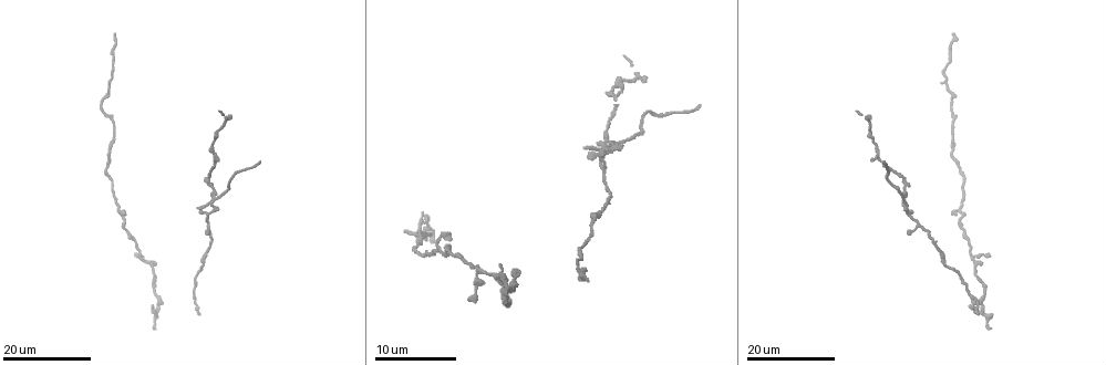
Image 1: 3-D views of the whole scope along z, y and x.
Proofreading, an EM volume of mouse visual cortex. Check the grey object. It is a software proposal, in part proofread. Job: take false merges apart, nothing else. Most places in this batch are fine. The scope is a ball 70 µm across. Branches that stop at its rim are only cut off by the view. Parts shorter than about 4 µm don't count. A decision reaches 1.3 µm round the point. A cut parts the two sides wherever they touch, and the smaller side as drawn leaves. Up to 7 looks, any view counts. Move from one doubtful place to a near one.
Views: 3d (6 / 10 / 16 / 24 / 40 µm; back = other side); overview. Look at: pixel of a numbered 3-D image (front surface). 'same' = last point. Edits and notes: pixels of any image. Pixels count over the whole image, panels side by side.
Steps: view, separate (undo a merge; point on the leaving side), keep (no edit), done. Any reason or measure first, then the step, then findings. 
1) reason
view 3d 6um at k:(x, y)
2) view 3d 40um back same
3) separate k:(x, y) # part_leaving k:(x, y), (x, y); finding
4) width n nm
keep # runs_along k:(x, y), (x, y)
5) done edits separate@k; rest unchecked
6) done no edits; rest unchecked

two arms in line, one across
view 3d 16um at 1:(215, 196)

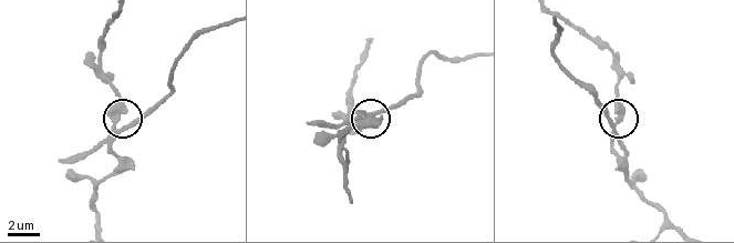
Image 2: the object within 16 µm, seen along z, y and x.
view 3d 10um at 2:(122, 127)

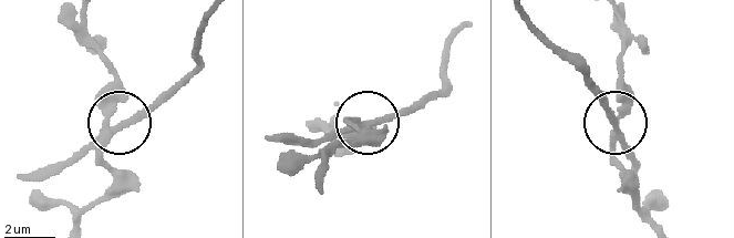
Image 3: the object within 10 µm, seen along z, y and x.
width 280 nm
separate 3:(137, 114) # part_leaving 3:(110, 132), (152, 112), (189, 74), (196, 37), (208, 17); two neurons meet here

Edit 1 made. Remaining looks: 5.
four-way junction
view 3d 24um at 1:(210, 179)

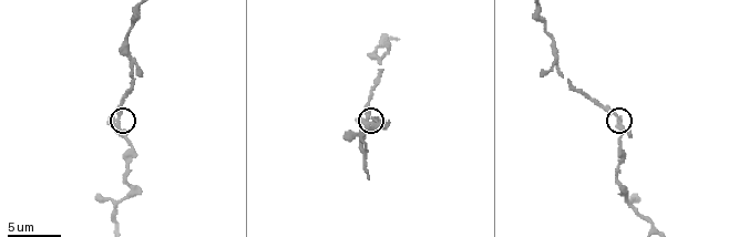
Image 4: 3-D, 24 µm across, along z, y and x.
view 3d 6um at 4:(620, 122)

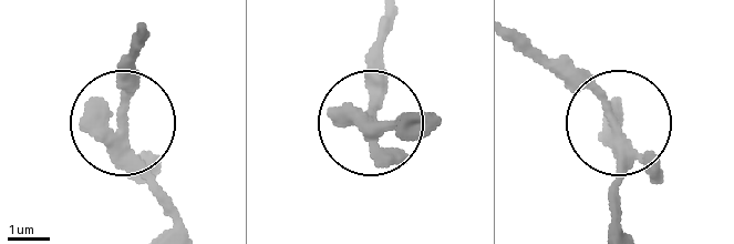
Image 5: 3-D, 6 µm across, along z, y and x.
arms 4
keep # all the same neuron

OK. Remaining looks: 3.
thick turns thin
view 3d 16um at 1:(107, 113)

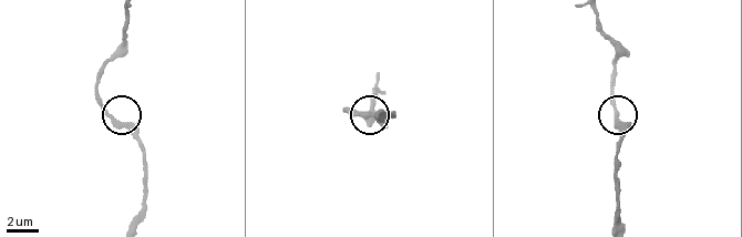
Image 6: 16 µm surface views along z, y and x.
view 3d 6um at 6:(619, 119)

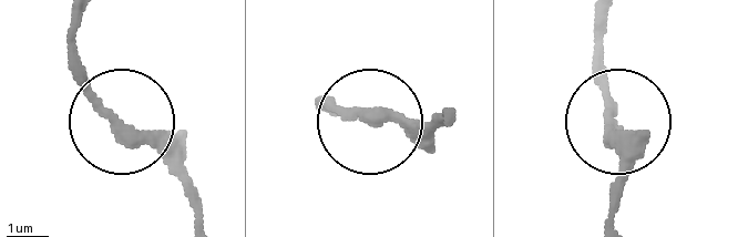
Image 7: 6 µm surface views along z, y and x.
keep # runs_along 7:(613, 224), (621, 160), (603, 37); all the same neuron

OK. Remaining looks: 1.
done edits separate@3; rest unchecked

